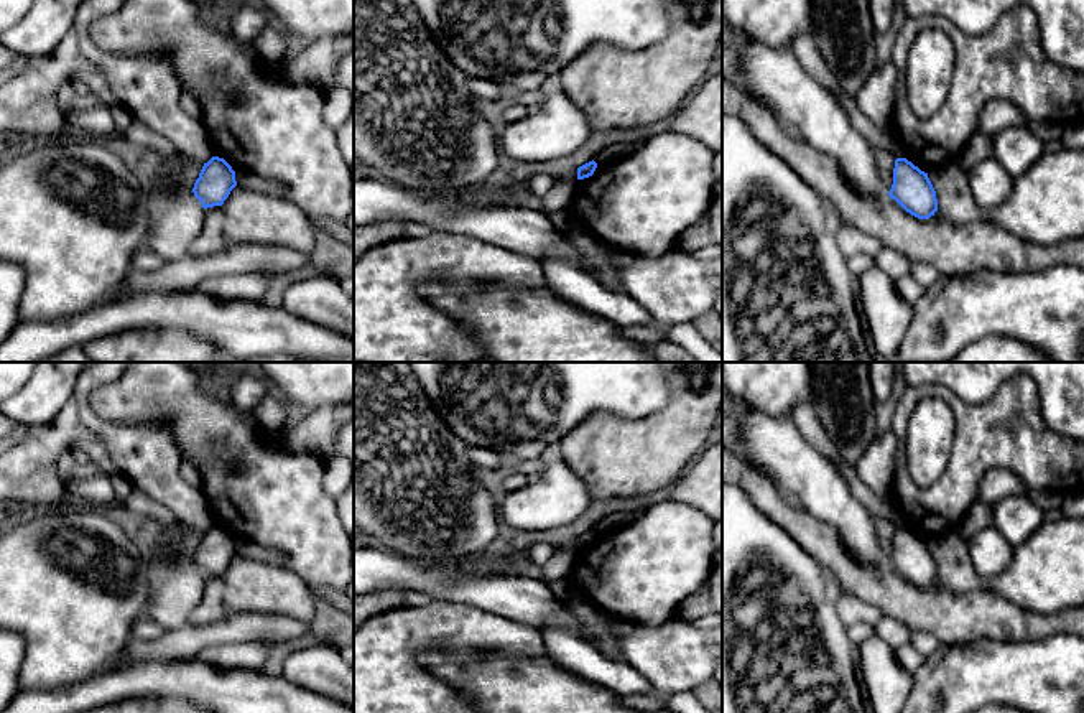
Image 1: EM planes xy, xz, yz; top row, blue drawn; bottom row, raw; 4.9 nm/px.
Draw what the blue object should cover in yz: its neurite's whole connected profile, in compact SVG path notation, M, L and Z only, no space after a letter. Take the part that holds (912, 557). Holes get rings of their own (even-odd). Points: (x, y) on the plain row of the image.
M906 527L895 529L893 553L888 565L918 588L929 588L938 580L936 560L928 542Z

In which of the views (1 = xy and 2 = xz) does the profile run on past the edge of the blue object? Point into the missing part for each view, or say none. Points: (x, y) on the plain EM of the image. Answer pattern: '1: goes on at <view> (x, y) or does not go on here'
1: does not go on here
2: does not go on here

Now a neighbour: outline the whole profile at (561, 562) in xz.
M554 545L551 558L541 566L544 580L554 581L566 578L576 560L576 550Z

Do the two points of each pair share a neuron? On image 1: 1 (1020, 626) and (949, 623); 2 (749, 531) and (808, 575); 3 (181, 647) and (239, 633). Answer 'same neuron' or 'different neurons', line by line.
1: same neuron
2: same neuron
3: same neuron

